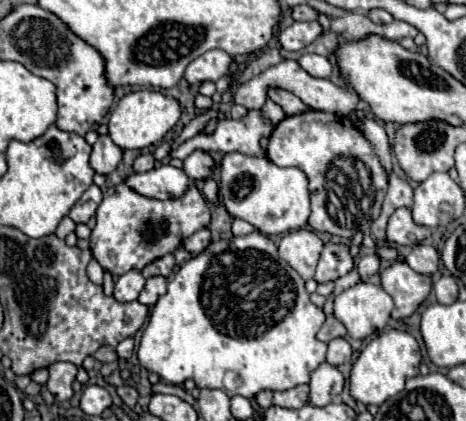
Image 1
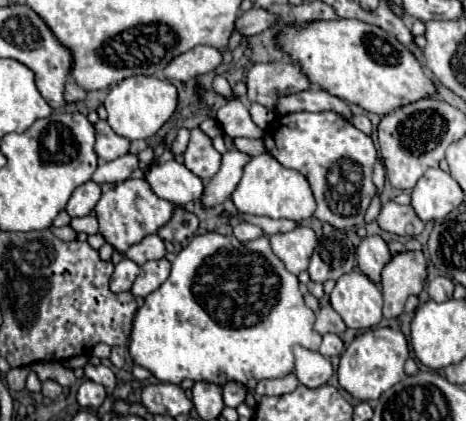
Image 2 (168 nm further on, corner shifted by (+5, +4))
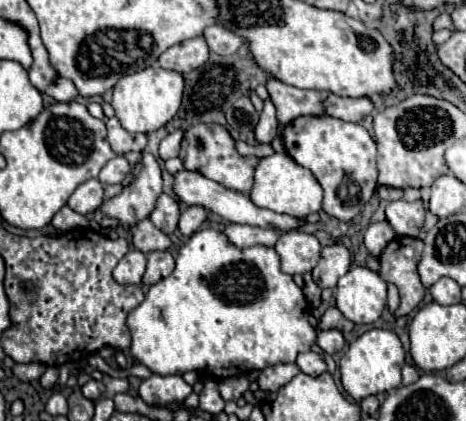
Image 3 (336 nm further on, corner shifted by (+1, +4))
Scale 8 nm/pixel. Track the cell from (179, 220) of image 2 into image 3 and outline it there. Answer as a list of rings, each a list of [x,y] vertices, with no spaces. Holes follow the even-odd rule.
[[[159,194],[157,204],[151,212],[151,222],[163,232],[163,234],[171,234],[177,230],[177,222],[179,222],[179,206],[173,198],[169,198],[167,194]]]

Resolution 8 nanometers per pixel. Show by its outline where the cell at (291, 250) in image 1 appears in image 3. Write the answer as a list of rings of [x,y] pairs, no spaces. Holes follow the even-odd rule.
[[[291,230],[279,236],[275,250],[281,258],[281,268],[287,274],[305,274],[315,268],[319,262],[321,244],[313,234]]]

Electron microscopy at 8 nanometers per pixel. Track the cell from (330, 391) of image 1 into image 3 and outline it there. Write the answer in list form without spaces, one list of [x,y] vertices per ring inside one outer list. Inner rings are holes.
[[[311,350],[299,354],[295,364],[297,364],[305,374],[309,374],[309,376],[319,376],[319,374],[323,374],[323,372],[327,370],[325,360],[323,360],[317,352],[311,352]]]

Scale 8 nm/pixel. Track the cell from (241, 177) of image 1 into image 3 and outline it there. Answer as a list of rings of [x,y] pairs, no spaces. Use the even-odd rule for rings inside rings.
[[[273,154],[269,158],[261,158],[261,162],[255,170],[255,184],[253,184],[253,190],[249,196],[261,208],[291,214],[295,218],[305,218],[313,212],[321,210],[323,190],[321,190],[317,178],[307,168],[295,164],[295,160],[291,160],[291,156]]]

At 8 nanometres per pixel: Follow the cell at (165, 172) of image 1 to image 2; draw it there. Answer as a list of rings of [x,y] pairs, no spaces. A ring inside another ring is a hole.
[[[169,160],[165,164],[153,164],[145,172],[145,180],[151,190],[169,202],[187,206],[203,194],[203,182],[183,164]]]

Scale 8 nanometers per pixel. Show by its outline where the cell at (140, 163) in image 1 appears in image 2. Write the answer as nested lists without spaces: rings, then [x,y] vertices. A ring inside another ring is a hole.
[[[125,154],[111,162],[101,162],[93,174],[93,182],[97,184],[123,182],[137,170],[137,166],[139,166],[139,160],[135,154]]]

